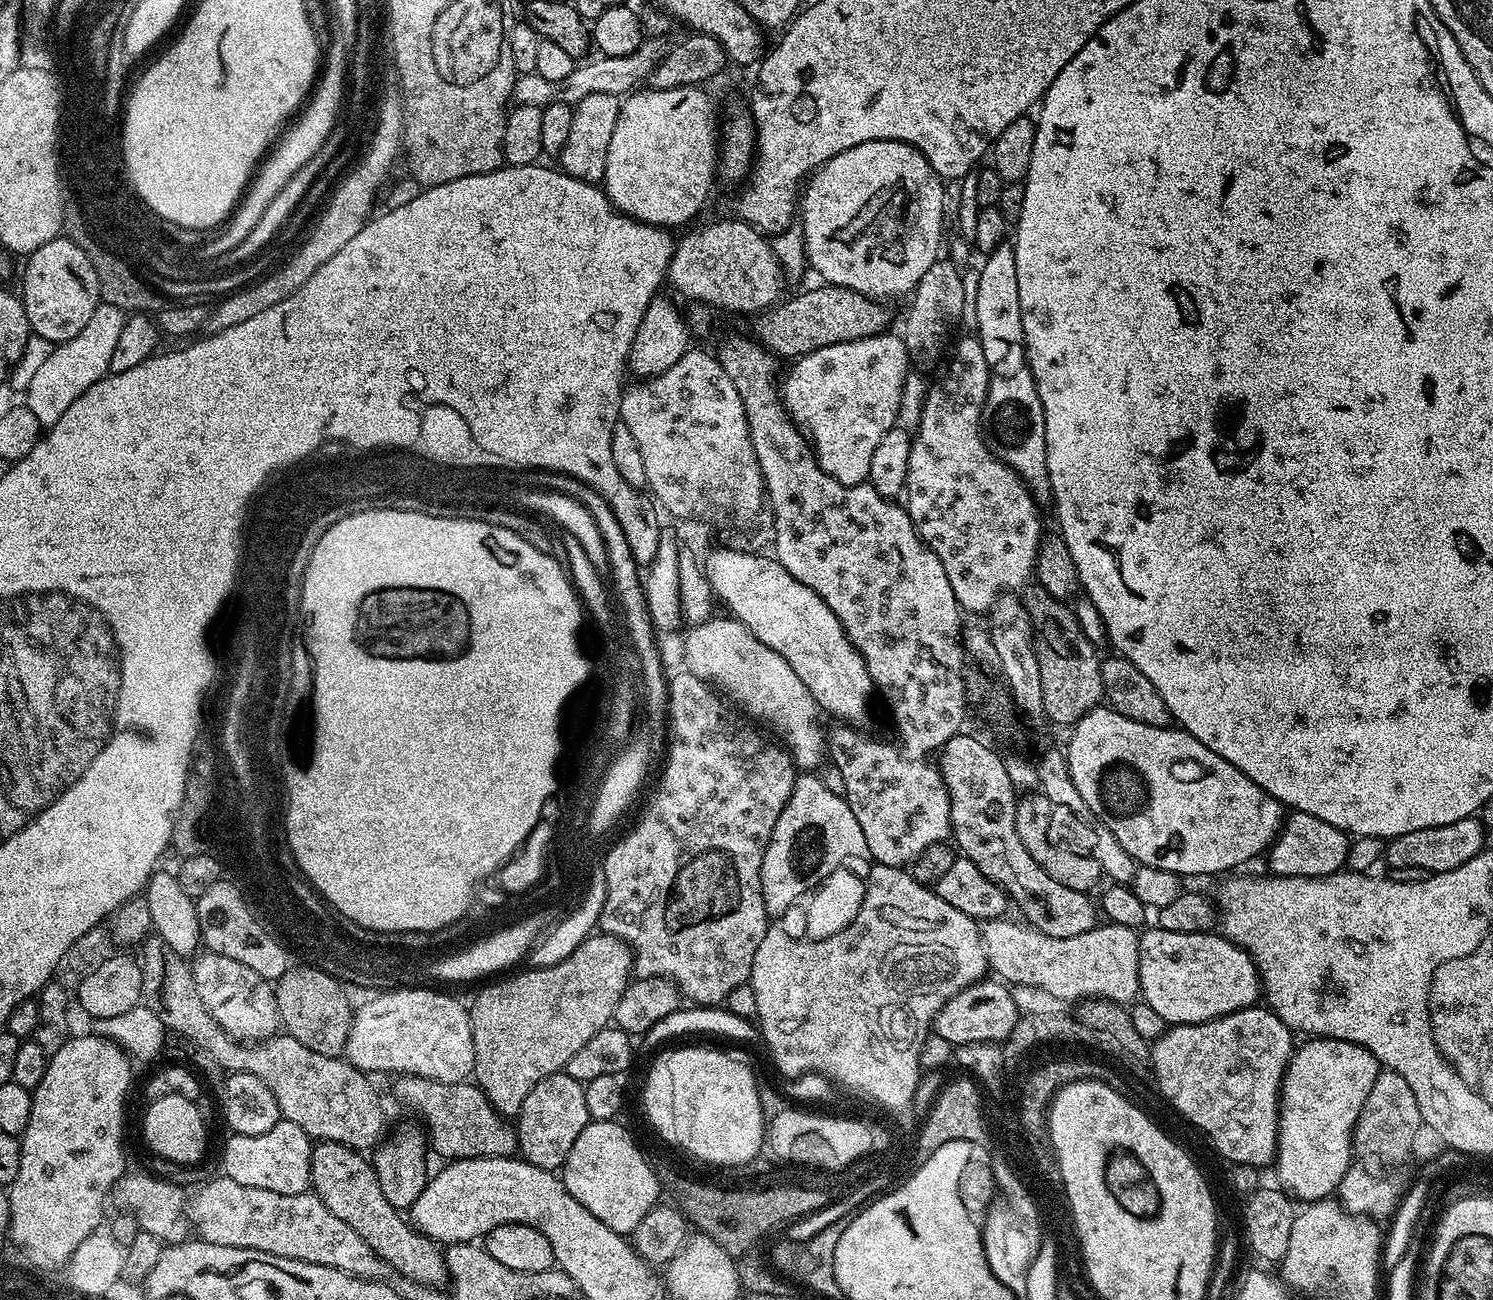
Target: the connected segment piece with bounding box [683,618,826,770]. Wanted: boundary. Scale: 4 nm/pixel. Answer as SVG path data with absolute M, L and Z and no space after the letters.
M711 618L702 624L693 625L688 630L690 632L684 642L685 669L724 693L749 717L754 716L768 724L776 735L785 740L783 743L797 769L816 770L820 759L825 759L826 756L826 732L825 729L820 729L821 717L818 715L816 699L810 694L809 688L803 685L802 678L798 678L798 674L795 674L790 664L777 651L762 643L740 621L734 618L727 619Z

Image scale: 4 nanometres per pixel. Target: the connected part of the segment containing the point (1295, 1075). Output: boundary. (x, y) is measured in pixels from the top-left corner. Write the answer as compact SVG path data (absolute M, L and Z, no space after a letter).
M1308 1038L1303 1042L1305 1044L1302 1045L1301 1048L1299 1045L1299 1047L1293 1051L1292 1059L1288 1062L1288 1068L1284 1071L1284 1083L1280 1085L1280 1128L1276 1132L1276 1159L1274 1161L1274 1169L1276 1168L1277 1178L1281 1180L1279 1183L1283 1185L1297 1201L1304 1200L1300 1202L1315 1202L1331 1197L1333 1193L1339 1189L1341 1182L1343 1182L1344 1175L1347 1174L1348 1168L1351 1168L1354 1163L1352 1134L1356 1131L1356 1120L1360 1116L1362 1106L1370 1094L1370 1086L1374 1086L1374 1082L1381 1074L1382 1065L1379 1060L1374 1058L1374 1054L1370 1054L1370 1050L1366 1050L1354 1042L1329 1040L1327 1038Z

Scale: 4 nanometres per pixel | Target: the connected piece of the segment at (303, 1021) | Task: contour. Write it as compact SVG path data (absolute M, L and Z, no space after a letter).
M290 966L279 980L275 981L277 1010L283 1031L294 1037L302 1046L318 1054L339 1057L345 1051L347 1031L332 1032L336 1028L336 1019L344 1008L345 985L328 972L315 966L296 968Z

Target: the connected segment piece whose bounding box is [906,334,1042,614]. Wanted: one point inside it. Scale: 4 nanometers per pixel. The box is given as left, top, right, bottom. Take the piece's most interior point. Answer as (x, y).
(969, 508)

